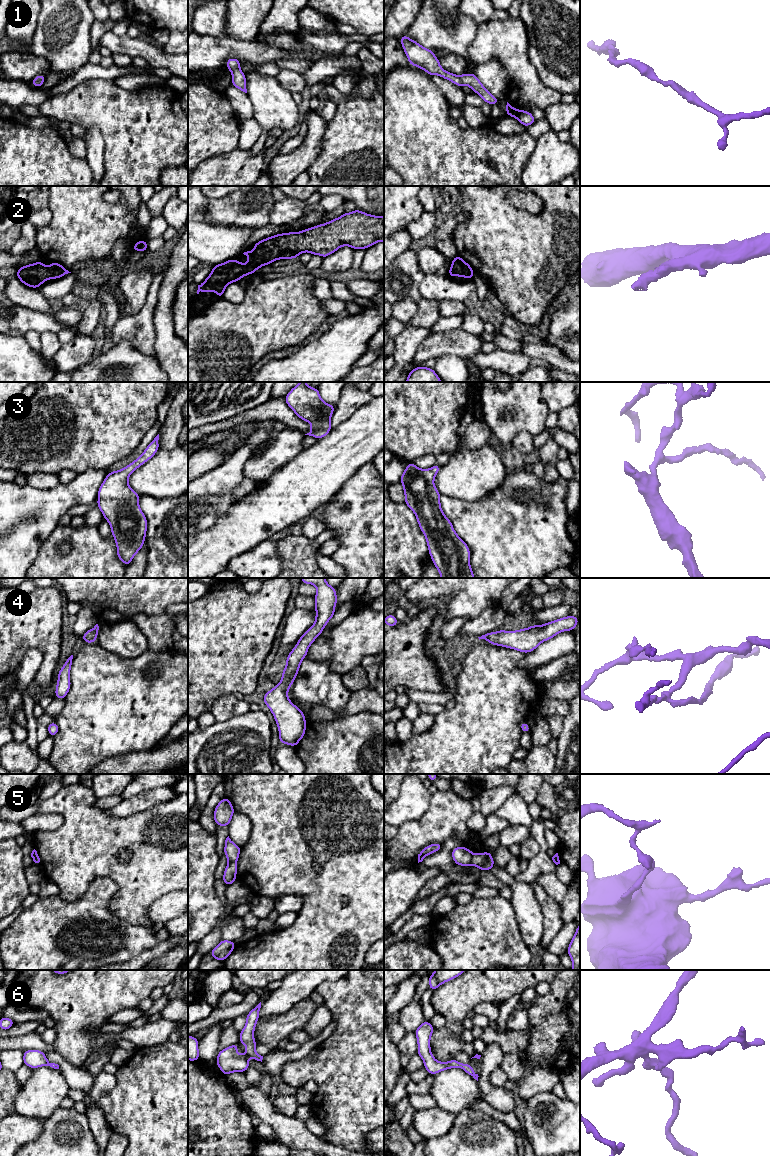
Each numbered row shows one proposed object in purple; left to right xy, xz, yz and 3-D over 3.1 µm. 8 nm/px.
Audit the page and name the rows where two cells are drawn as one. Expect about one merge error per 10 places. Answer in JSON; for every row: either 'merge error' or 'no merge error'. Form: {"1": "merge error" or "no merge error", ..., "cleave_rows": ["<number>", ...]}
{"1": "no merge error", "2": "no merge error", "3": "no merge error", "4": "no merge error", "5": "merge error", "6": "no merge error", "cleave_rows": ["5"]}

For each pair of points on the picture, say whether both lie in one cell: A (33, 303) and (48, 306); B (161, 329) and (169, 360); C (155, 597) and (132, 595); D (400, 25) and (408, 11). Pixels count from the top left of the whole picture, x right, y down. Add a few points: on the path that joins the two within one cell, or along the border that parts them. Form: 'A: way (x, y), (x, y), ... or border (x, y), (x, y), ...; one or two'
A: way (37, 303), (44, 305); one
B: way (165, 337), (169, 352); one
C: way (149, 595), (138, 595); one
D: way (400, 22), (400, 19), (405, 14); one

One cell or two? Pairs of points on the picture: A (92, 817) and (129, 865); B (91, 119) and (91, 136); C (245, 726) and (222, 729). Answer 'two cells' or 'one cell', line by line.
A: one cell
B: two cells
C: one cell

